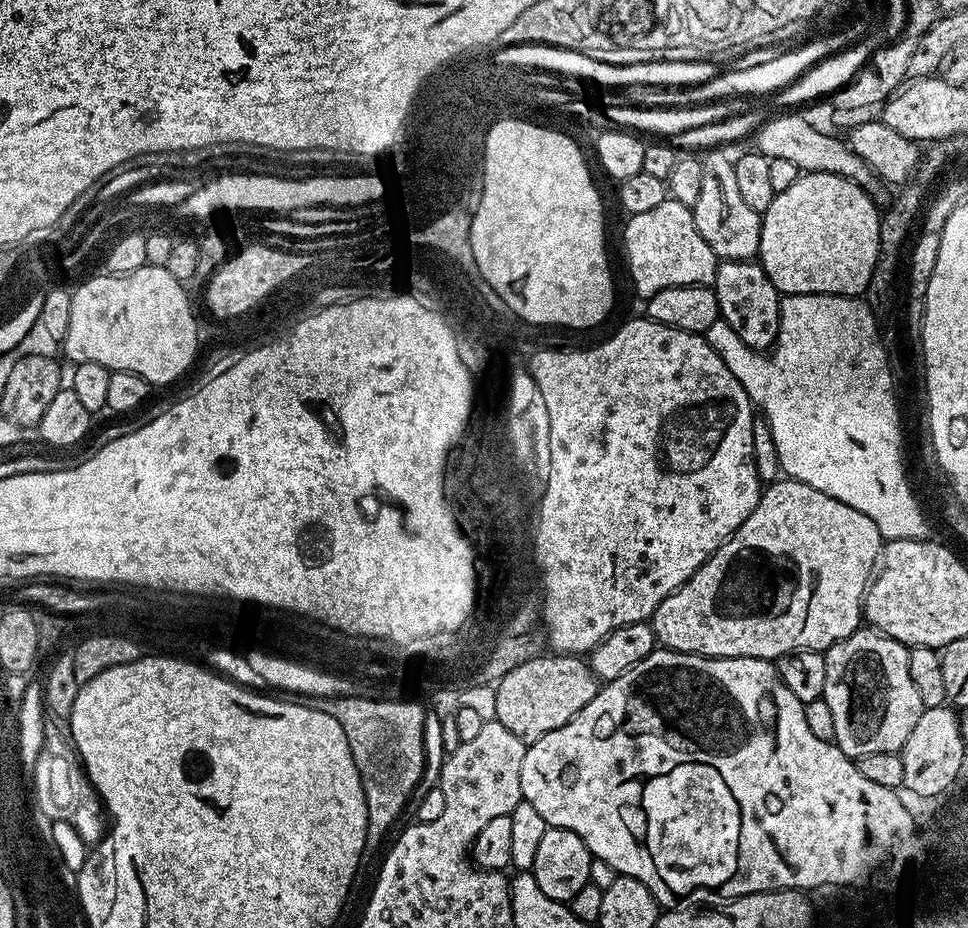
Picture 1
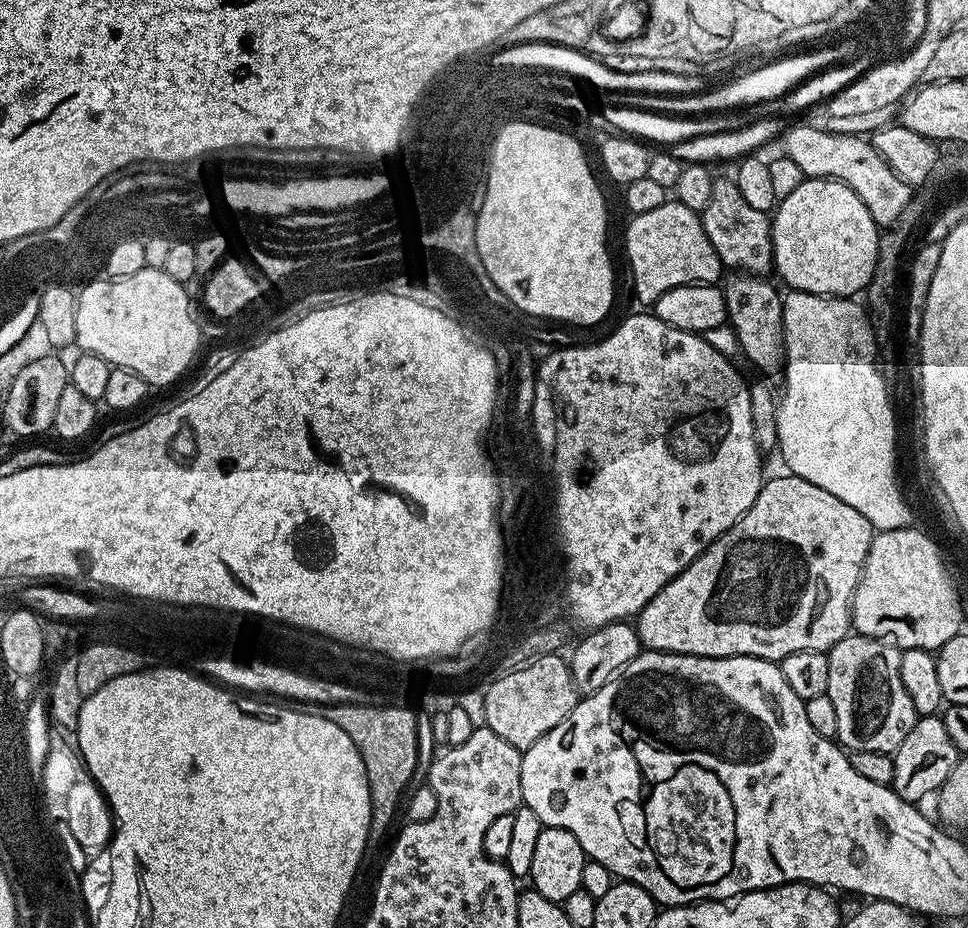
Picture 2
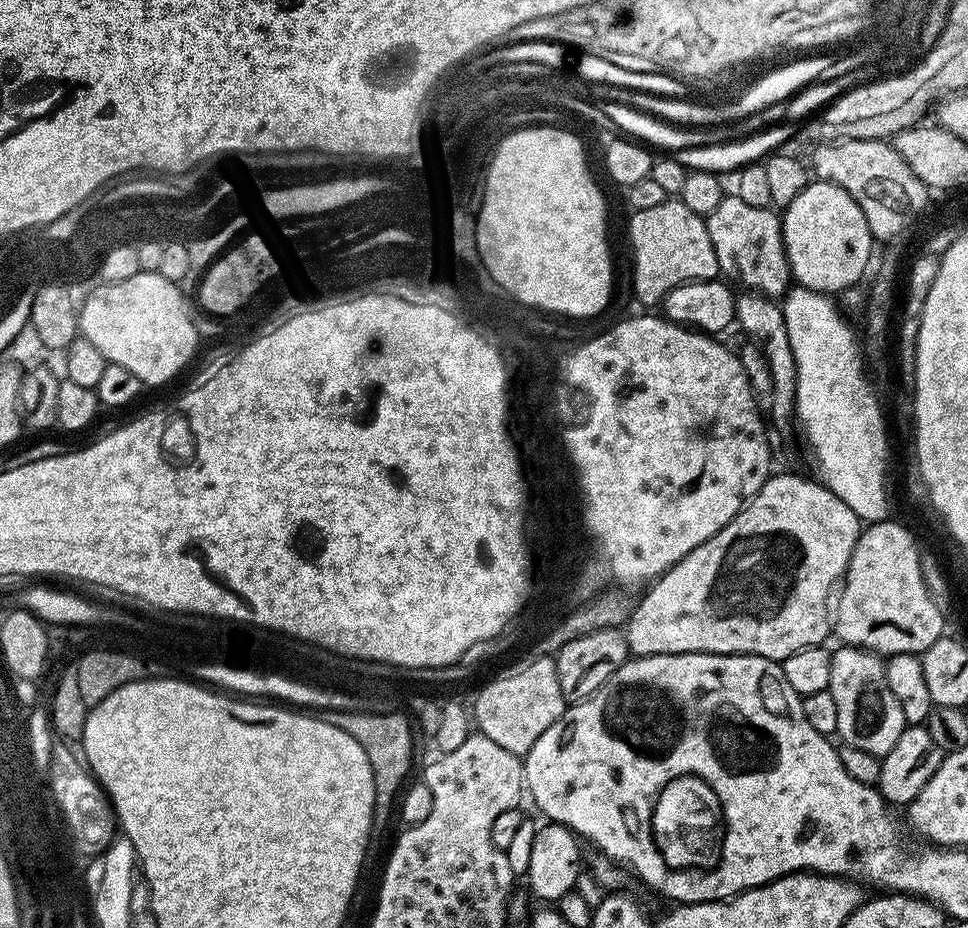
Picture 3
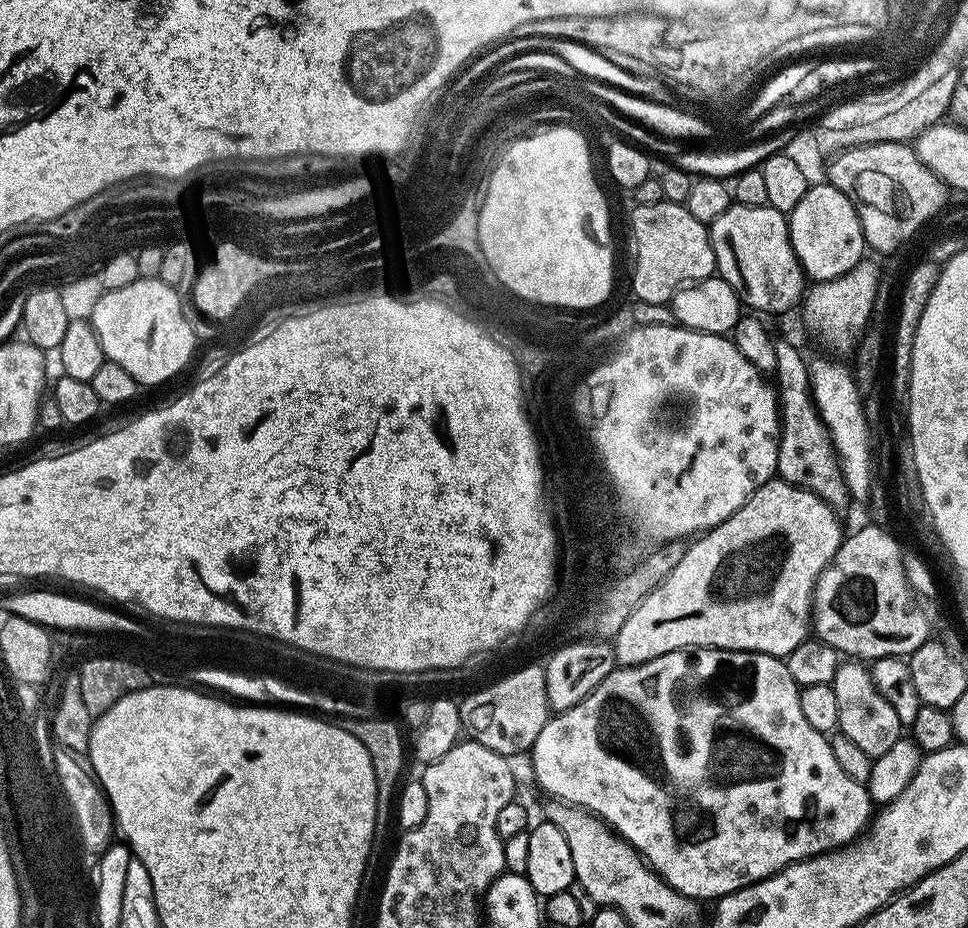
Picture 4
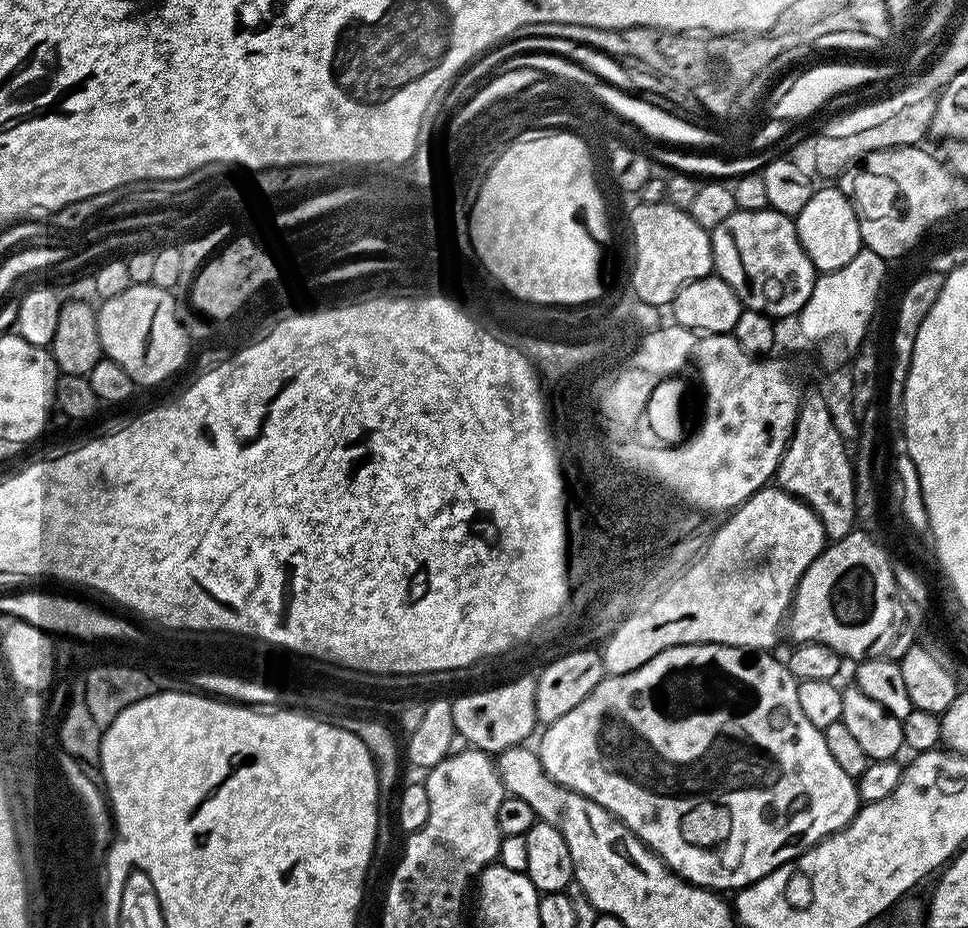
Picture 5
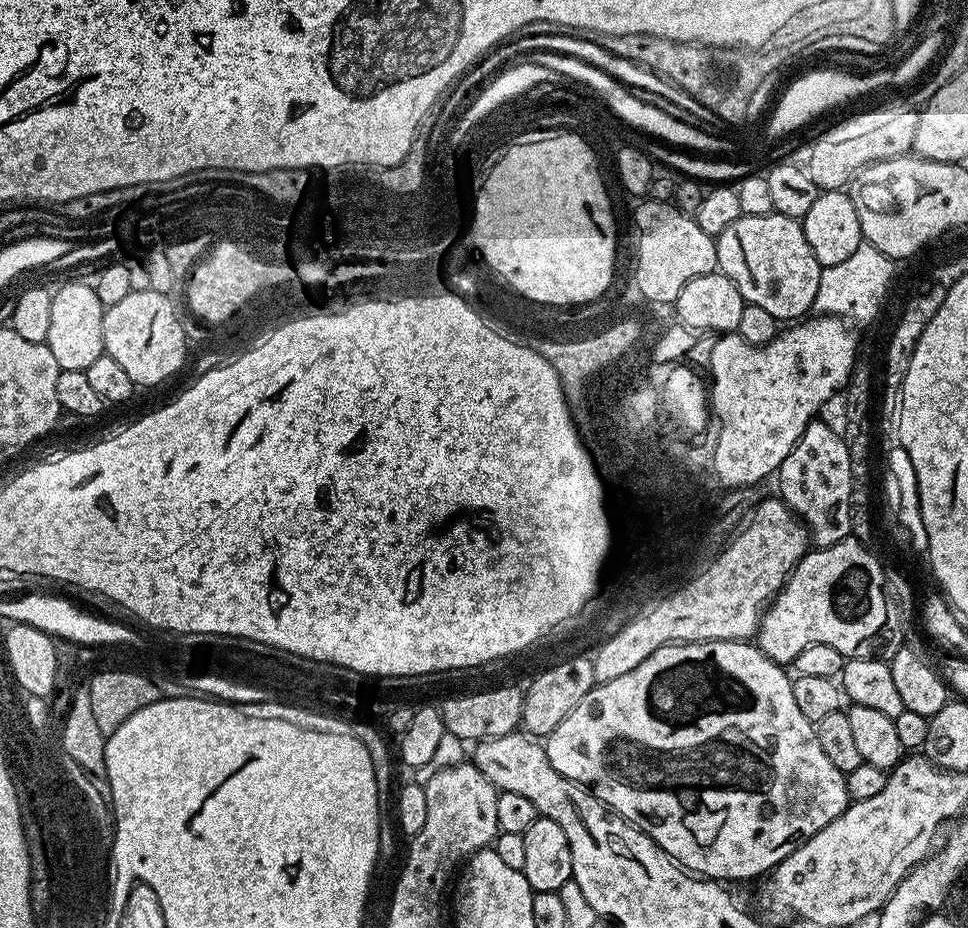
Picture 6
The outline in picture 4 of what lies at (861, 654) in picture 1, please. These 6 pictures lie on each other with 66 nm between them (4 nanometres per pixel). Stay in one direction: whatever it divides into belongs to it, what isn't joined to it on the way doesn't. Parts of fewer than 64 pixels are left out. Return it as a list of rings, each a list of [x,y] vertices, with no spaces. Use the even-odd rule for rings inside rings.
[[[860,662],[841,663],[838,674],[832,683],[834,694],[838,697],[838,728],[843,736],[850,738],[870,757],[881,756],[902,738],[902,725],[898,714],[890,707],[890,702],[874,686],[871,671]]]

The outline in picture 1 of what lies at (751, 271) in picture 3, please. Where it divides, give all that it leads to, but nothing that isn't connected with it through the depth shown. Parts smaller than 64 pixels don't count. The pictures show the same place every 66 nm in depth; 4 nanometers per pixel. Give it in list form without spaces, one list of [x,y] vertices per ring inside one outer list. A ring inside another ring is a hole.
[[[724,150],[705,151],[702,156],[702,191],[698,194],[698,202],[692,207],[694,226],[698,226],[698,234],[706,238],[706,246],[714,250],[720,260],[756,260],[760,251],[761,213],[750,210],[746,202],[742,202],[742,194],[738,190],[738,182],[734,178],[734,160]]]

